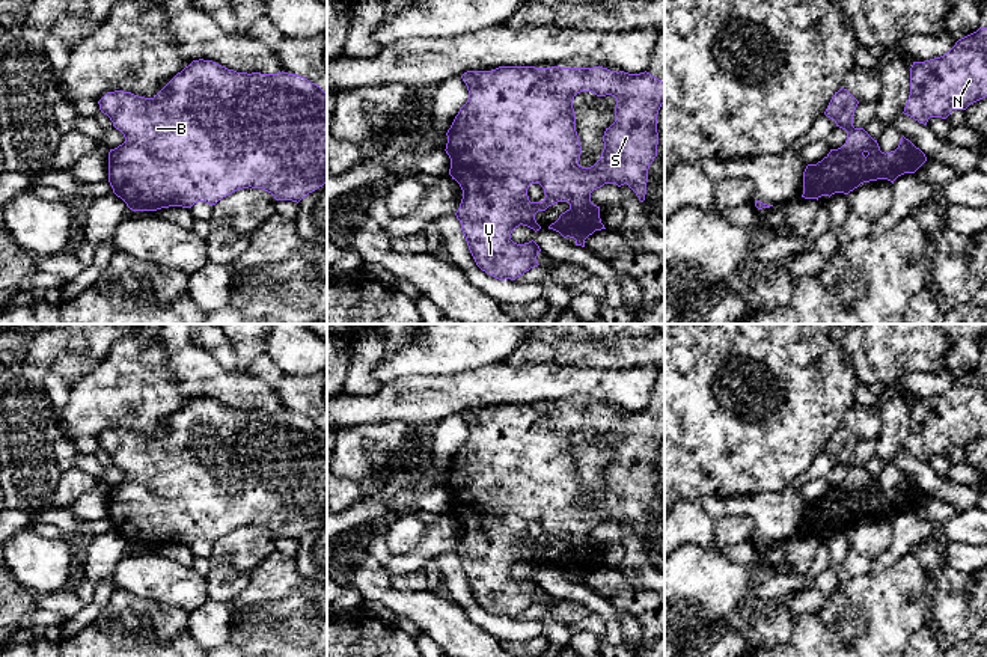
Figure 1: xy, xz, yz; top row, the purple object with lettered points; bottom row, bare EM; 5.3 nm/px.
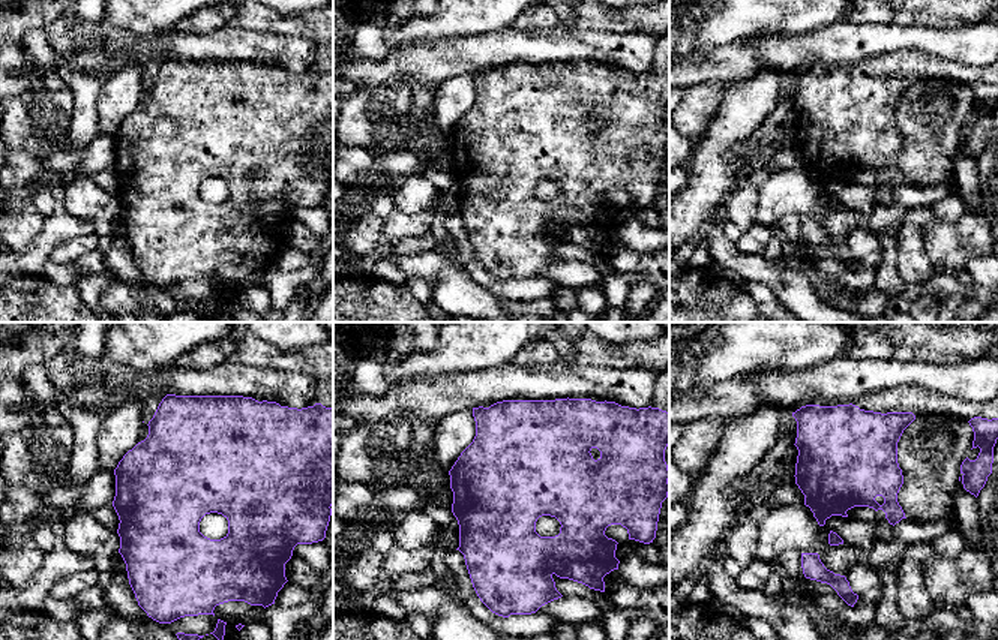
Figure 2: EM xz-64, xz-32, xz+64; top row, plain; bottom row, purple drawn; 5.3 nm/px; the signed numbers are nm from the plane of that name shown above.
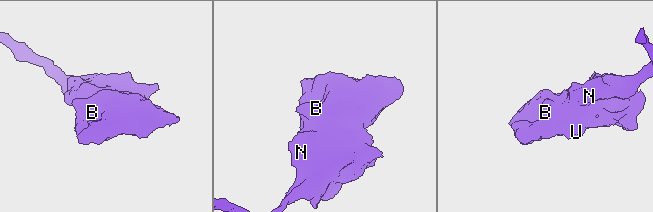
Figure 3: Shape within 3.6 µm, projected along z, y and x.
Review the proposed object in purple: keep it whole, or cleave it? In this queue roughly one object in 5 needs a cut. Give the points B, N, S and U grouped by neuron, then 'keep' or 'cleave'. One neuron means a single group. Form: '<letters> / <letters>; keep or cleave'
B N S U; keep

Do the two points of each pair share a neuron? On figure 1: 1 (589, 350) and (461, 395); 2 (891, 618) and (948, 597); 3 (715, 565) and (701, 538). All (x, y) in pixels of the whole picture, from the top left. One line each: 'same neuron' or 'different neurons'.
1: different neurons
2: different neurons
3: different neurons

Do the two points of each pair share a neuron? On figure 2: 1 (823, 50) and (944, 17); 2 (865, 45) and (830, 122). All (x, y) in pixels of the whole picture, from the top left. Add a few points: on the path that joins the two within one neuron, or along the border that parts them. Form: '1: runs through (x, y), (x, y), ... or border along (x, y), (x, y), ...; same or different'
1: border along (893, 21), (901, 26), (943, 30); different
2: border along (892, 53), (841, 63), (826, 63), (821, 60); different

